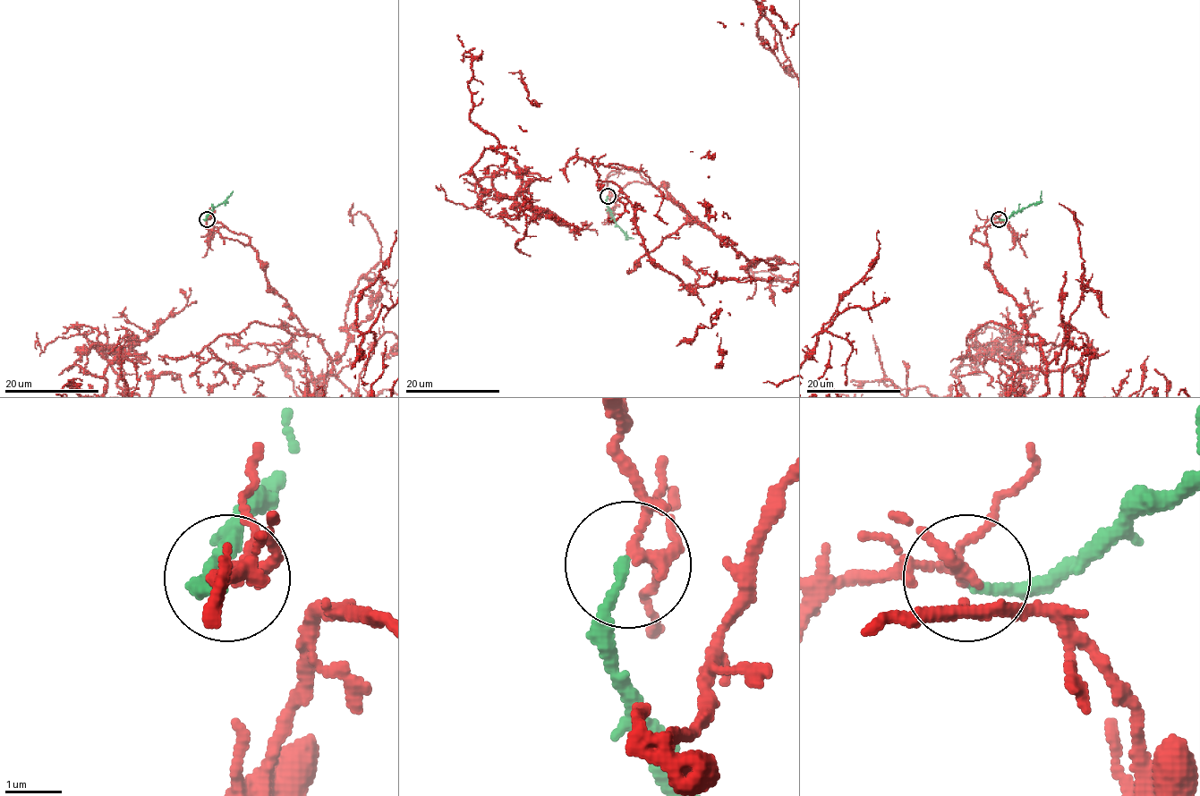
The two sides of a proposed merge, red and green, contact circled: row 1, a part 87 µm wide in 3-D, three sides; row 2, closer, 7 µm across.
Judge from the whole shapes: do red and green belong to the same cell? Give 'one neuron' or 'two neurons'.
one neuron

